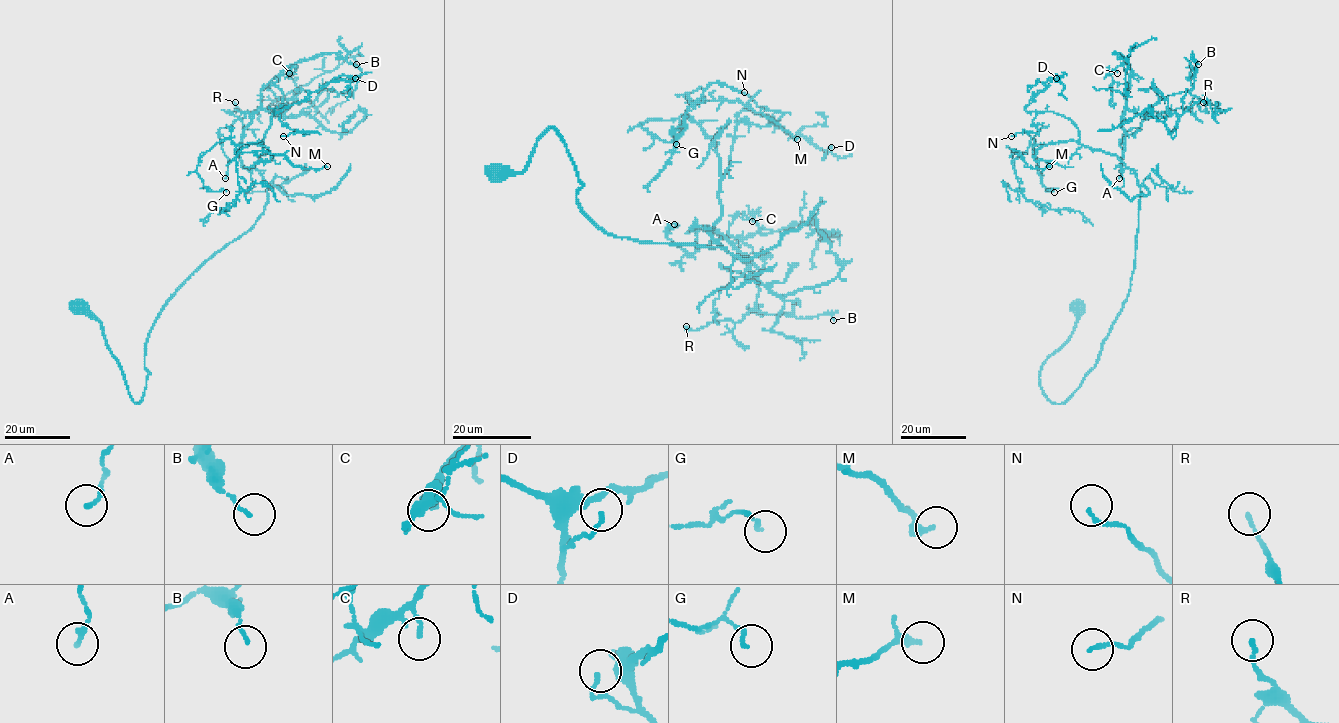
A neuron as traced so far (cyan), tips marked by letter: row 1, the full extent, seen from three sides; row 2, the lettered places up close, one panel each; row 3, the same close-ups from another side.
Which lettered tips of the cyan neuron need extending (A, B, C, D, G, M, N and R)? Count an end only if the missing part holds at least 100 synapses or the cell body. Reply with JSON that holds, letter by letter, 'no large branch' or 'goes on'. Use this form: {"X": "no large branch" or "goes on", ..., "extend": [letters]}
{"A": "no large branch", "B": "no large branch", "C": "no large branch", "D": "no large branch", "G": "no large branch", "M": "no large branch", "N": "no large branch", "R": "no large branch", "extend": []}

